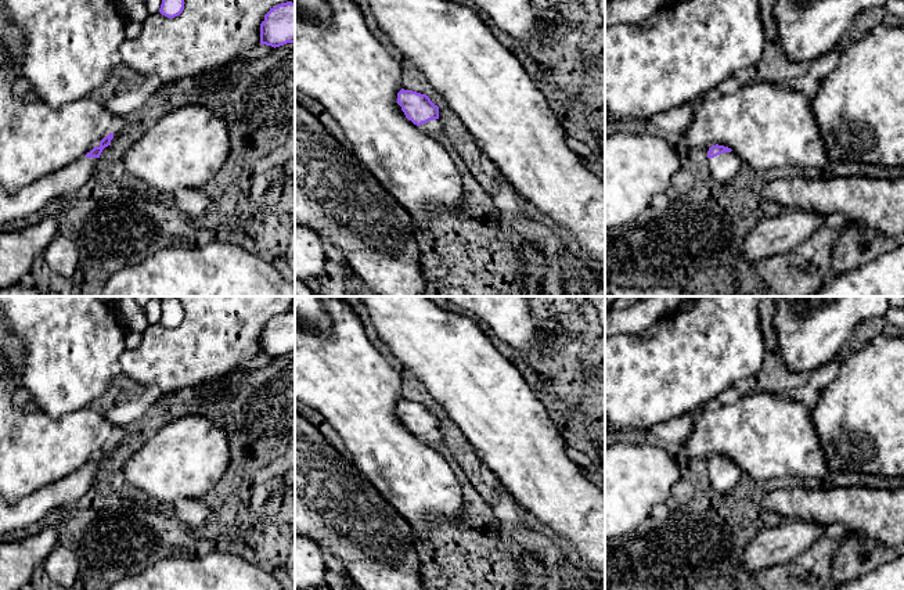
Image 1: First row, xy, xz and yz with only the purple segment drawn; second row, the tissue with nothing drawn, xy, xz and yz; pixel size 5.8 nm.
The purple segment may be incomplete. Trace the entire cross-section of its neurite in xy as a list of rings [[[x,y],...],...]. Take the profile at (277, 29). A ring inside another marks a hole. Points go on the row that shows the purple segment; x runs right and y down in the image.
[[[281,3],[264,15],[260,24],[260,44],[280,47],[295,43],[295,3]]]

